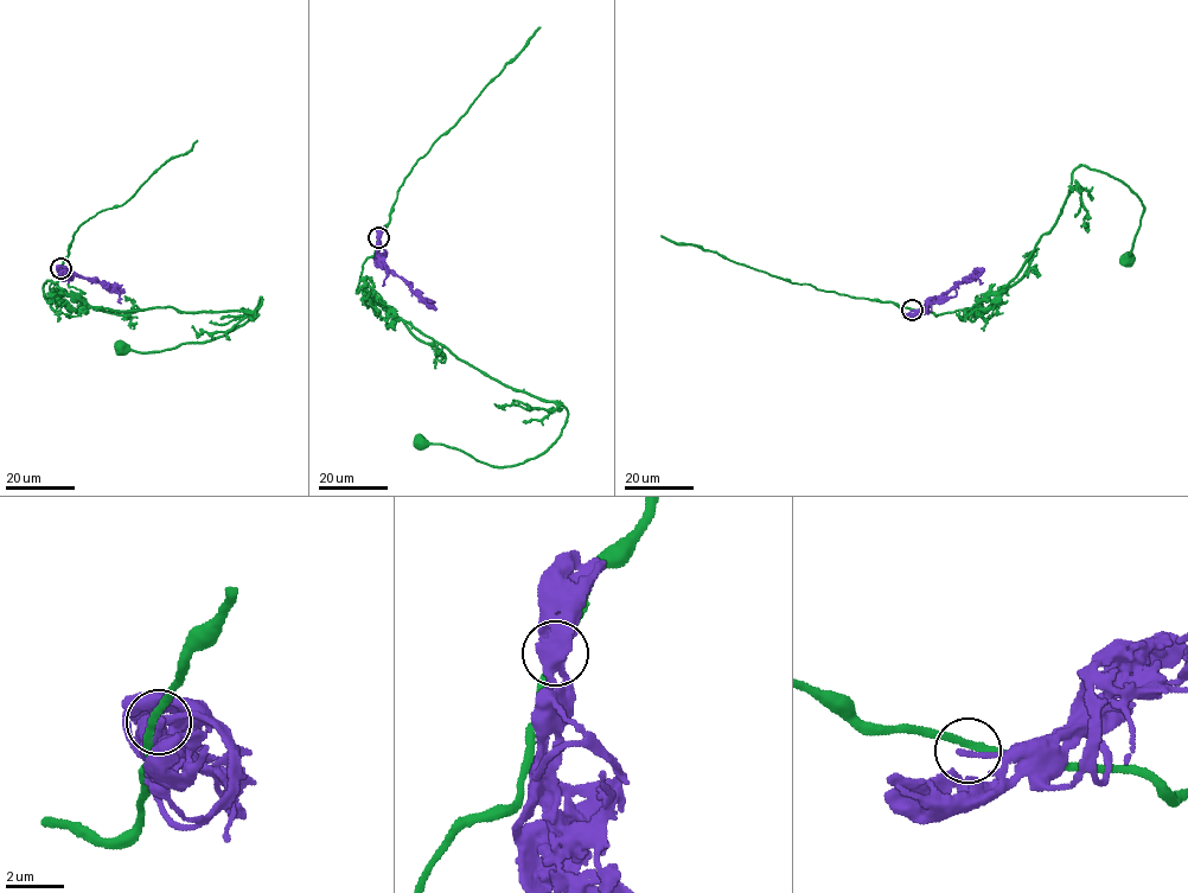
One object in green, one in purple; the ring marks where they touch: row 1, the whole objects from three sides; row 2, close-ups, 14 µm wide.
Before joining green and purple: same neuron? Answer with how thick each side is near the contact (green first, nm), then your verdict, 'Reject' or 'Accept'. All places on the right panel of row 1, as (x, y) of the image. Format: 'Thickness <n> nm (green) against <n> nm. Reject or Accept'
Thickness 240 nm (green) against 200 nm. Reject

